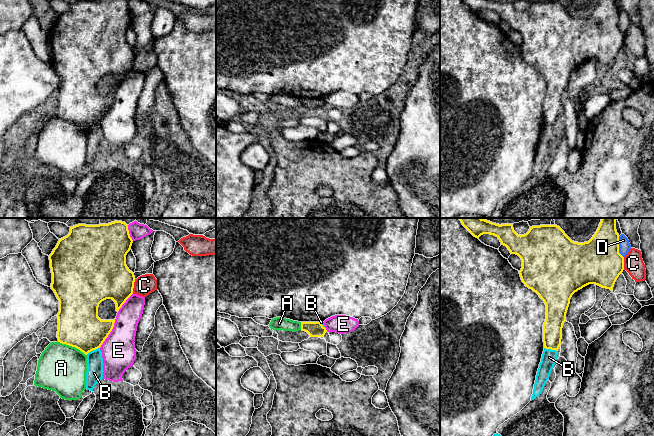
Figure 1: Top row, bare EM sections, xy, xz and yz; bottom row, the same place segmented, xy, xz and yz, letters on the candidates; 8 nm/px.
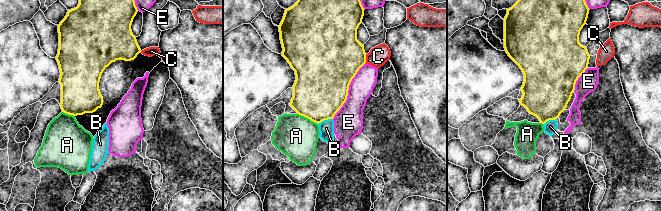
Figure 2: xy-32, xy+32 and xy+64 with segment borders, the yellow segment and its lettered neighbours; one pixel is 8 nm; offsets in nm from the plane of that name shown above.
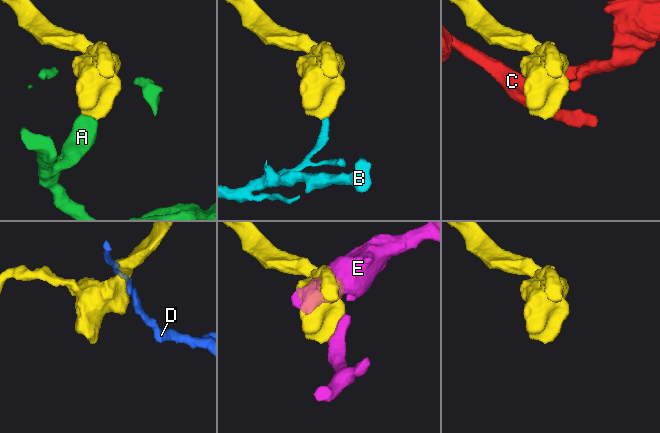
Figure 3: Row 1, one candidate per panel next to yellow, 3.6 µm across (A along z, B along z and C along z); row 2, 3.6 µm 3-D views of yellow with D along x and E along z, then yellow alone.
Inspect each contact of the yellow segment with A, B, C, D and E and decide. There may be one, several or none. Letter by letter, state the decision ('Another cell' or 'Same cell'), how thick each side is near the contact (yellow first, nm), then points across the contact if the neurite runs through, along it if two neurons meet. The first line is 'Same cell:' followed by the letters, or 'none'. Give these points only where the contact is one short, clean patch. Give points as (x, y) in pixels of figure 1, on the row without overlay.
Same cell: none
A: Another cell. Thickness 340 nm (yellow) against 380 nm. Boundary: xy (57, 117), (74, 122), (86, 131)
B: Another cell. Thickness 340 nm (yellow) against 130 nm. Boundary: xy (99, 123), (86, 130)
C: Another cell. Thickness 380 nm (yellow) against 160 nm
D: Another cell. Thickness 360 nm (yellow) against 100 nm
E: Another cell. Thickness 340 nm (yellow) against 280 nm

